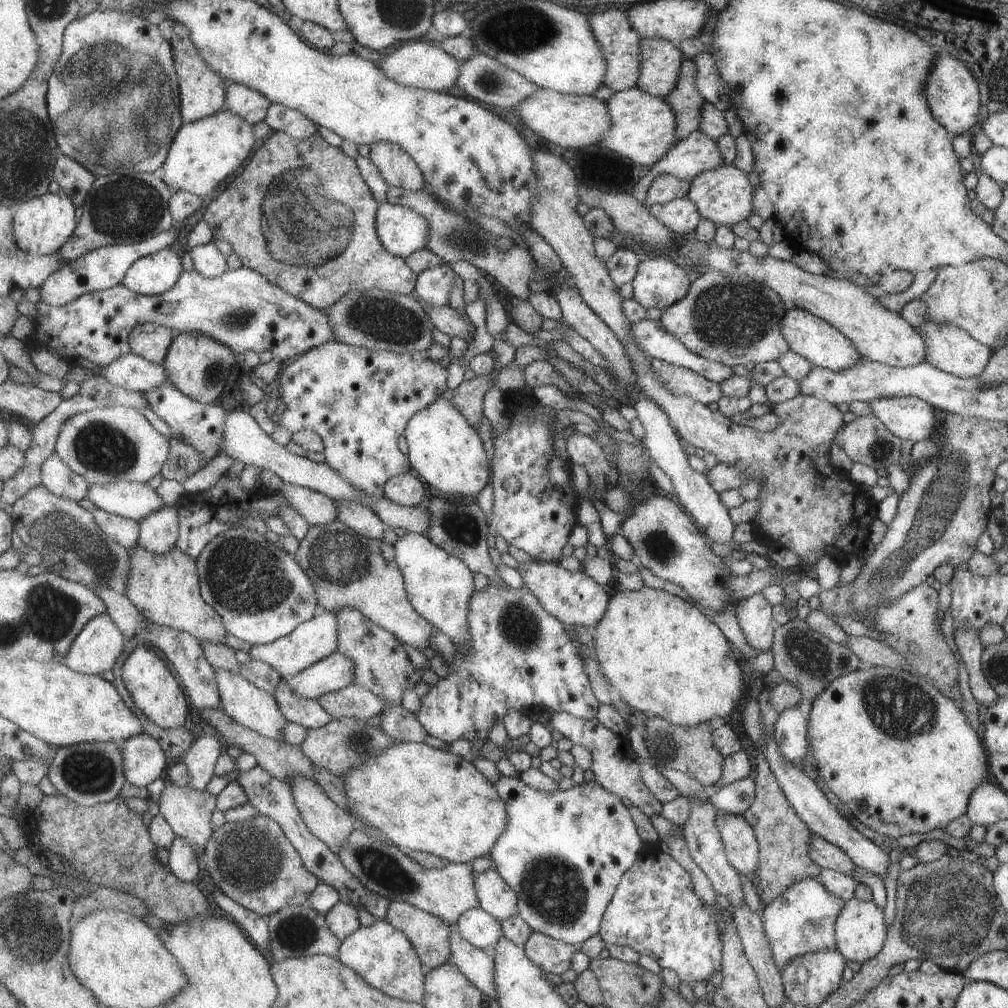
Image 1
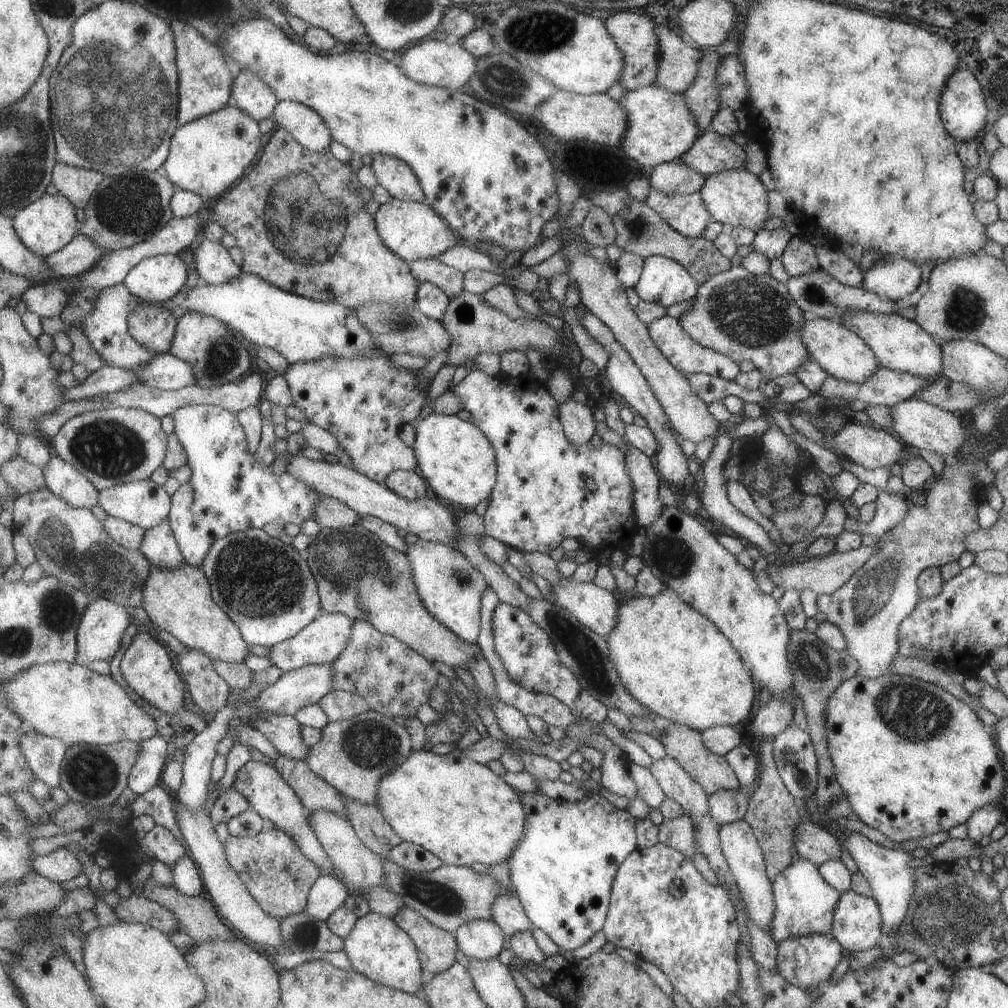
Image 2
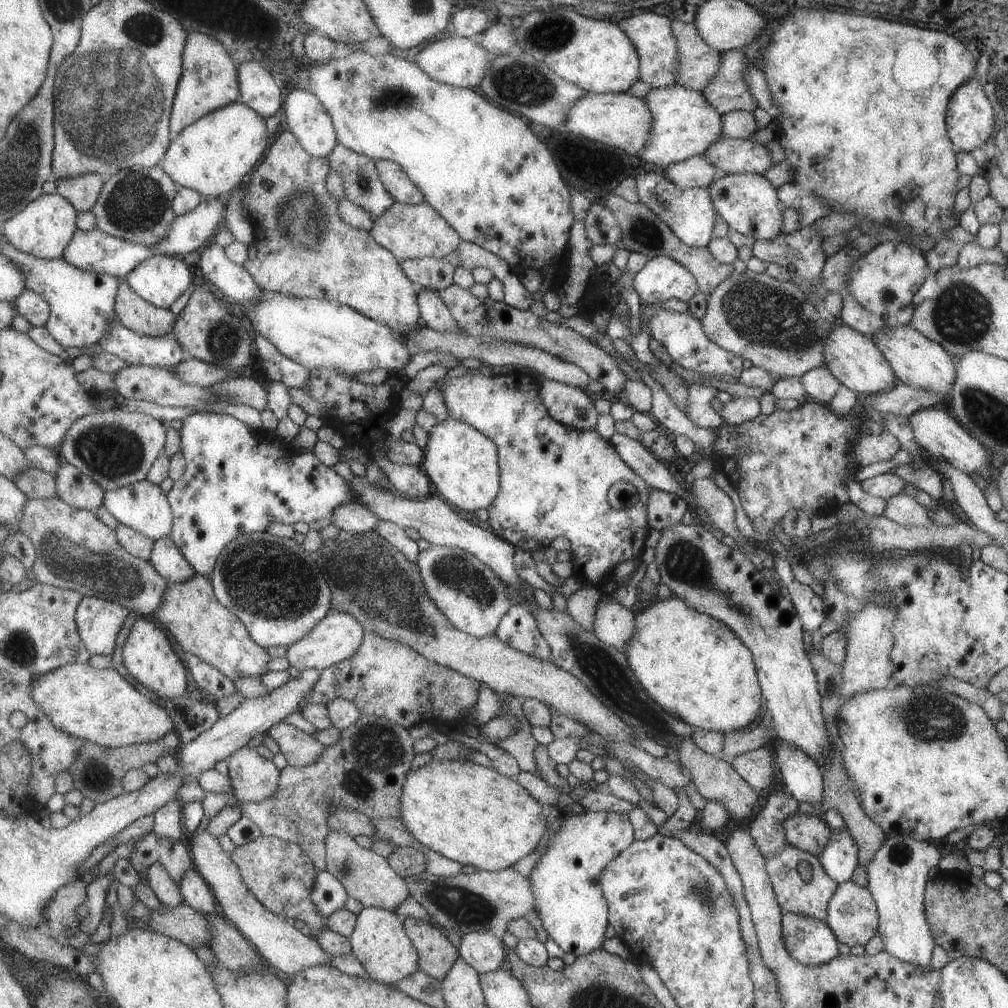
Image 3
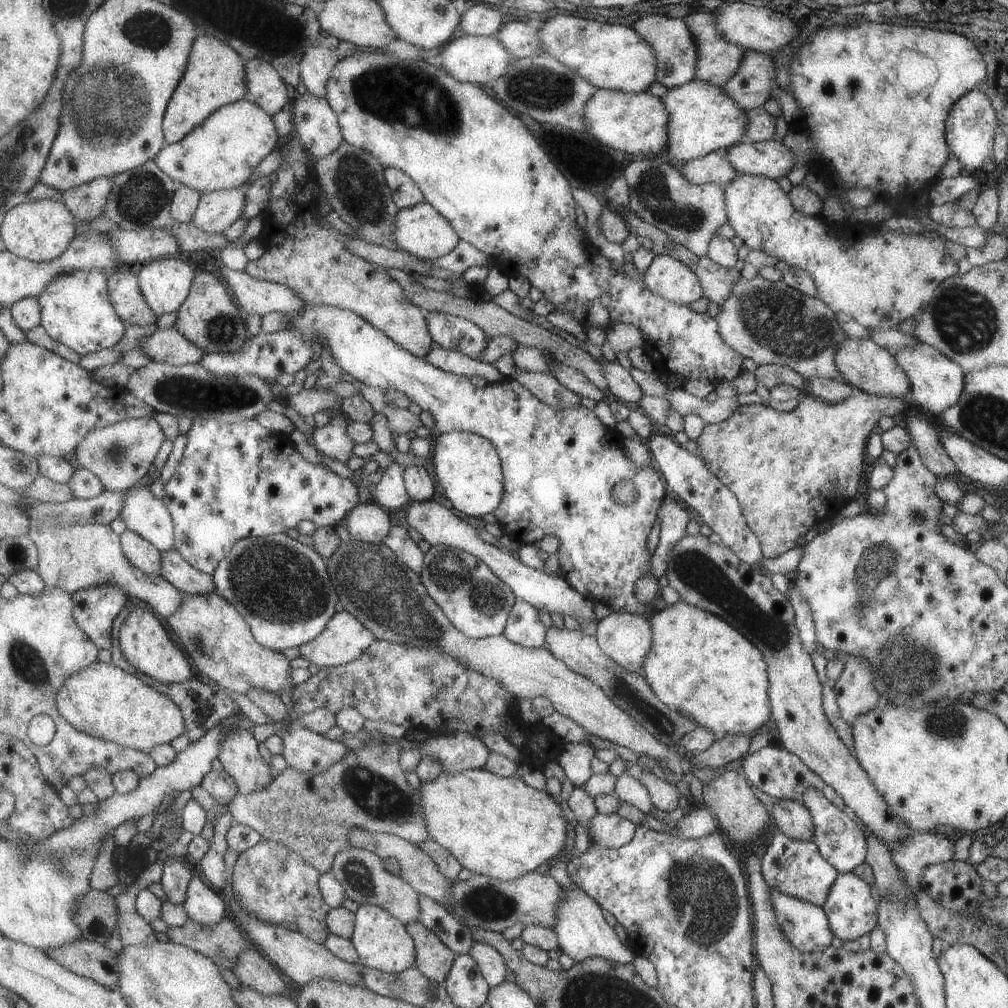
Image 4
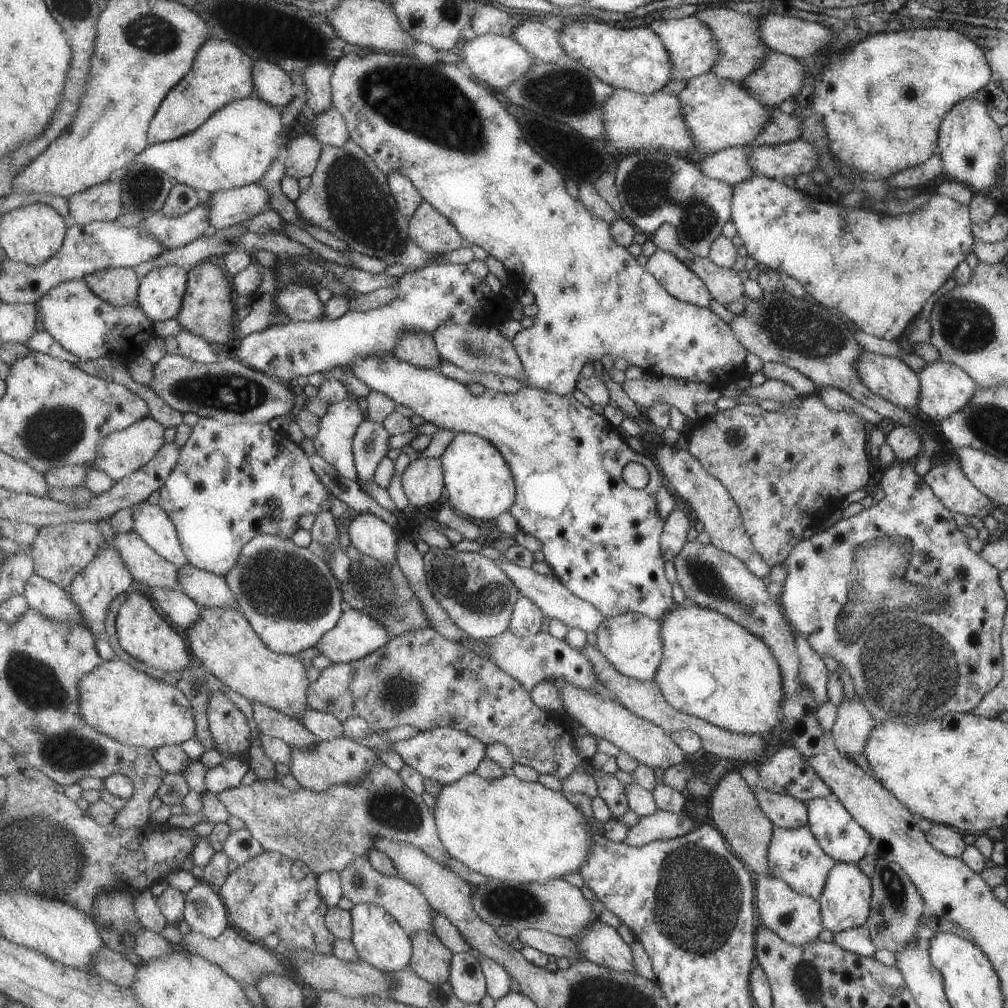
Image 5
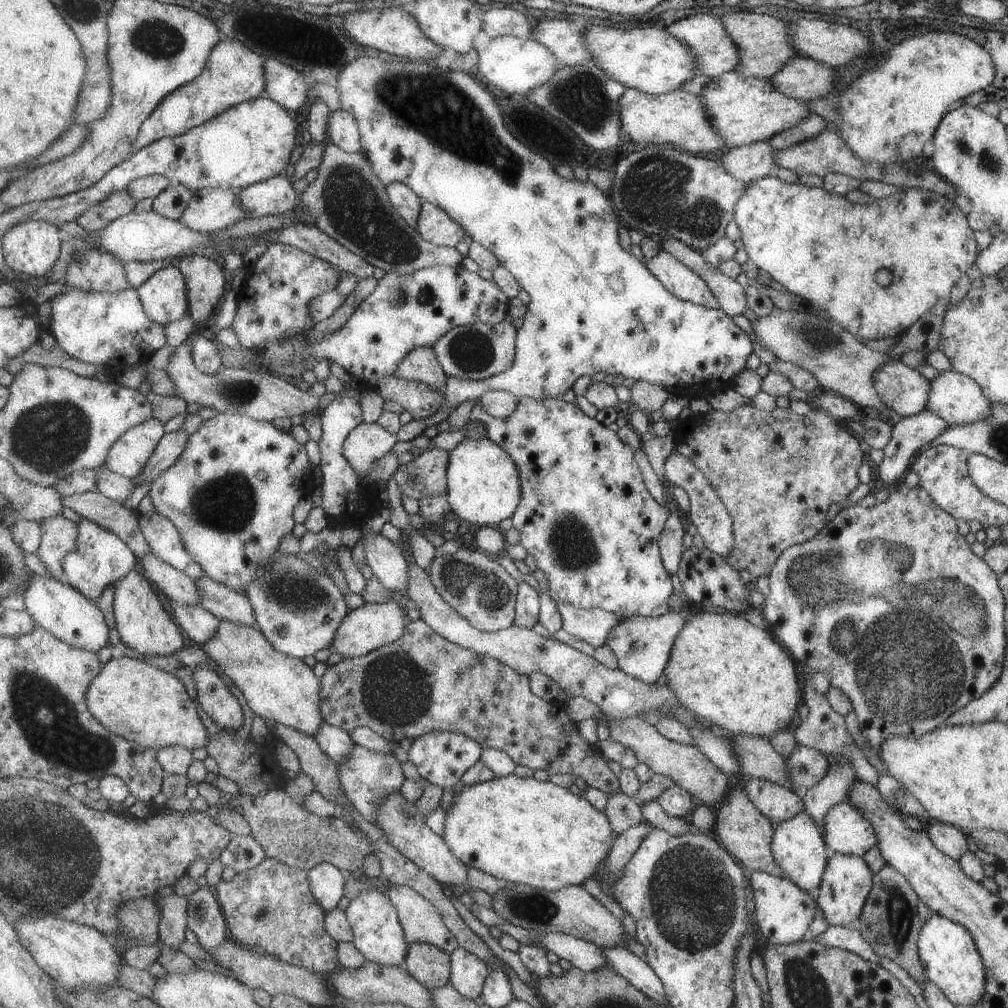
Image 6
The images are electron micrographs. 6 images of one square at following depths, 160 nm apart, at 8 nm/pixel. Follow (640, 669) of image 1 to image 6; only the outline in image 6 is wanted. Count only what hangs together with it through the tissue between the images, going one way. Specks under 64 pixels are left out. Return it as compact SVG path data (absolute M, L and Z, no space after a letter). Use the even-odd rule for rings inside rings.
M694 608L691 616L685 620L685 626L676 635L663 674L667 686L673 690L673 696L677 702L681 702L681 706L691 710L697 719L716 725L729 735L769 738L788 728L801 705L802 693L795 678L793 660L769 630L757 628L737 614Z

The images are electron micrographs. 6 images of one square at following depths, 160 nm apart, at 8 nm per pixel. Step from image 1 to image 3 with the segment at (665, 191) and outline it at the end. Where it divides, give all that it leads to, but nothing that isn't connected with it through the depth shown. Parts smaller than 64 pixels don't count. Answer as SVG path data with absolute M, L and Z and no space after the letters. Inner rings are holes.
M694 155L681 162L667 165L660 169L669 182L679 186L681 190L694 187L706 188L712 182L722 178L725 172L709 164L709 158L702 155Z

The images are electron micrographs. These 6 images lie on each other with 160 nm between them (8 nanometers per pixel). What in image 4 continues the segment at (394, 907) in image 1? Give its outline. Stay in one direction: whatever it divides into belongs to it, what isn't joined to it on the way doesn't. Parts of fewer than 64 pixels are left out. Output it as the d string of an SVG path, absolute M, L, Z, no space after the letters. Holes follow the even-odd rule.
M421 921L410 922L406 927L415 939L418 950L415 966L431 980L445 982L454 968L458 954Z

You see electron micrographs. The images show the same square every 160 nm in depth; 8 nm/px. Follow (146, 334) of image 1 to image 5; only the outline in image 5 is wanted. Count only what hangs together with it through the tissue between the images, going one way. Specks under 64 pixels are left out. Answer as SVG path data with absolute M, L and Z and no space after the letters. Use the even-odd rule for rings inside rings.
M133 267L108 268L87 275L88 285L103 299L116 307L141 306L141 278Z

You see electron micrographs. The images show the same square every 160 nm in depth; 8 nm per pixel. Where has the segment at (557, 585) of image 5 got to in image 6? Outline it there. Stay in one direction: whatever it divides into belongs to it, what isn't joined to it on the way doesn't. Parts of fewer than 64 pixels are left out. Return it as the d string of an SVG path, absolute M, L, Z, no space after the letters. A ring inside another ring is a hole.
M557 604L563 631L589 644L594 649L605 644L611 628L615 628L621 618L602 609L575 610L567 604Z

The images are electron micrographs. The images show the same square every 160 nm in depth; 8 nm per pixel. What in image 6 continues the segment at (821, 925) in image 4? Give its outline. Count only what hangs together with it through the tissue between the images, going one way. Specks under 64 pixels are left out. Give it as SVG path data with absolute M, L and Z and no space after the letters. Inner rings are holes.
M742 868L745 879L752 888L754 902L753 922L769 945L788 945L806 937L807 927L816 918L816 902L812 895L801 890L786 878L765 872Z

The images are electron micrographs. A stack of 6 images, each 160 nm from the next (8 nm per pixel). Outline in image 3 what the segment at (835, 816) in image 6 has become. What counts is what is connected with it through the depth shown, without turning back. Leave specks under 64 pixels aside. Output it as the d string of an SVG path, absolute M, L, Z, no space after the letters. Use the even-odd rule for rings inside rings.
M785 743L779 744L774 751L775 767L786 792L798 803L820 803L823 800L823 782L819 762ZM847 828L841 832L839 830L829 832L831 836L818 855L819 863L825 874L836 884L847 882L859 864L857 844Z

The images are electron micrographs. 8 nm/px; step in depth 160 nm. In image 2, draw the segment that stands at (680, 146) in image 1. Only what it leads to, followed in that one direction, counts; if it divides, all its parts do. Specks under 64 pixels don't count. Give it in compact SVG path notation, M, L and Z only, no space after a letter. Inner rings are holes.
M703 130L680 160L707 177L723 170L737 170L745 166L745 151L733 138Z

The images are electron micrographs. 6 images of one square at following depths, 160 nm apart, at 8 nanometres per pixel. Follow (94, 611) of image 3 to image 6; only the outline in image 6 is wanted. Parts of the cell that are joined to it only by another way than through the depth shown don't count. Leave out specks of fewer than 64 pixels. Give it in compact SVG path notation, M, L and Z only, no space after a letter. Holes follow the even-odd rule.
M84 517L79 518L77 526L79 528L77 550L63 558L63 570L66 571L70 586L87 596L93 603L97 603L105 590L110 589L119 580L127 578L127 574L137 568L138 558L117 534L106 527L101 527Z

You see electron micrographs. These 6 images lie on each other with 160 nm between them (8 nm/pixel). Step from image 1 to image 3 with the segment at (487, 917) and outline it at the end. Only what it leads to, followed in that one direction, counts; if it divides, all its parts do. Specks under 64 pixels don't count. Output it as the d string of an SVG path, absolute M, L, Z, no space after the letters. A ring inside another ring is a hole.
M491 932L465 934L458 948L462 958L481 975L501 968L507 957L507 948L503 940L499 940Z

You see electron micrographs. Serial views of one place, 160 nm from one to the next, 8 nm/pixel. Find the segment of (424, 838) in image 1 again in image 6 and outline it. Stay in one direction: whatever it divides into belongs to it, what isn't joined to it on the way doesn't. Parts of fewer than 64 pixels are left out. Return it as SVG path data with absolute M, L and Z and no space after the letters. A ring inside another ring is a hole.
M514 773L475 786L461 786L453 808L446 812L444 828L445 842L467 866L484 870L505 883L523 883L544 891L579 885L593 877L615 837L603 812L591 806L583 795L551 781L537 781Z

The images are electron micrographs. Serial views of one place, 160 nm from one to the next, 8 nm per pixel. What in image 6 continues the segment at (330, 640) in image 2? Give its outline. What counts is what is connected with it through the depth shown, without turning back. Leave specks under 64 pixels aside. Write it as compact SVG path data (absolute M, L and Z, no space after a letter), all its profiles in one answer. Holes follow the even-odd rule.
M395 600L385 603L366 603L363 607L351 611L342 626L339 626L339 634L335 639L333 650L342 659L362 657L375 649L398 641L403 634L406 634L408 623L405 608Z

